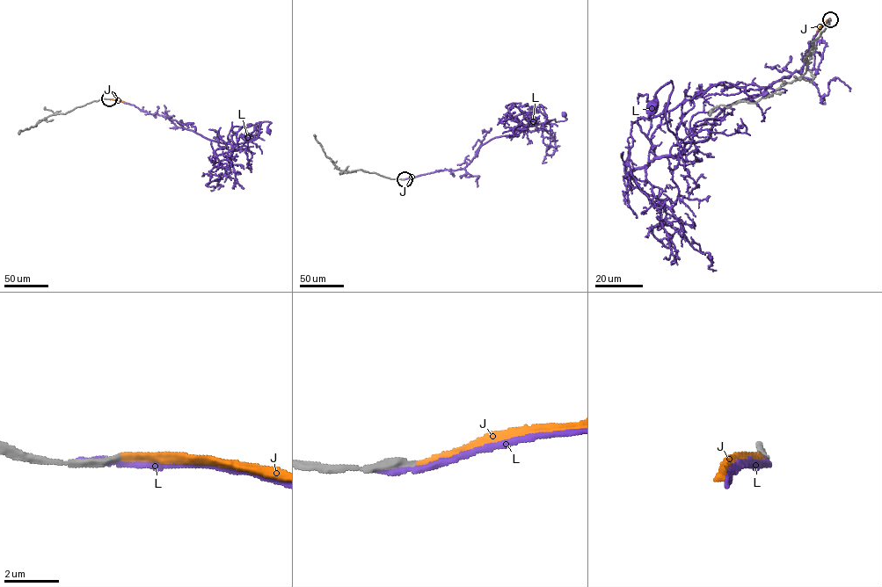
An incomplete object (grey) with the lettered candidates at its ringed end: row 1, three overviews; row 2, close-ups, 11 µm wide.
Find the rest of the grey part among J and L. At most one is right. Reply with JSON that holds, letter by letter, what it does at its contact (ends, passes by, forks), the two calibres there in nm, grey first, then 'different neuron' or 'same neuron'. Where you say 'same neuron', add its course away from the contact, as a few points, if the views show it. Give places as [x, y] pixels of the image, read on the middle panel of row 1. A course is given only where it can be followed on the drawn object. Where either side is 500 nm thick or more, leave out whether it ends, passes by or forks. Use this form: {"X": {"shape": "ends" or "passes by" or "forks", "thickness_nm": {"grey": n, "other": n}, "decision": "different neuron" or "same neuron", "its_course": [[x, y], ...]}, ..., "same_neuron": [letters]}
{"J": {"shape": "ends", "thickness_nm": {"grey": 240, "other": 240}, "decision": "same neuron", "its_course": [[404, 179], [423, 174]]}, "L": {"shape": "ends", "thickness_nm": {"grey": 340, "other": 280}, "decision": "different neuron"}, "same_neuron": ["J"]}

